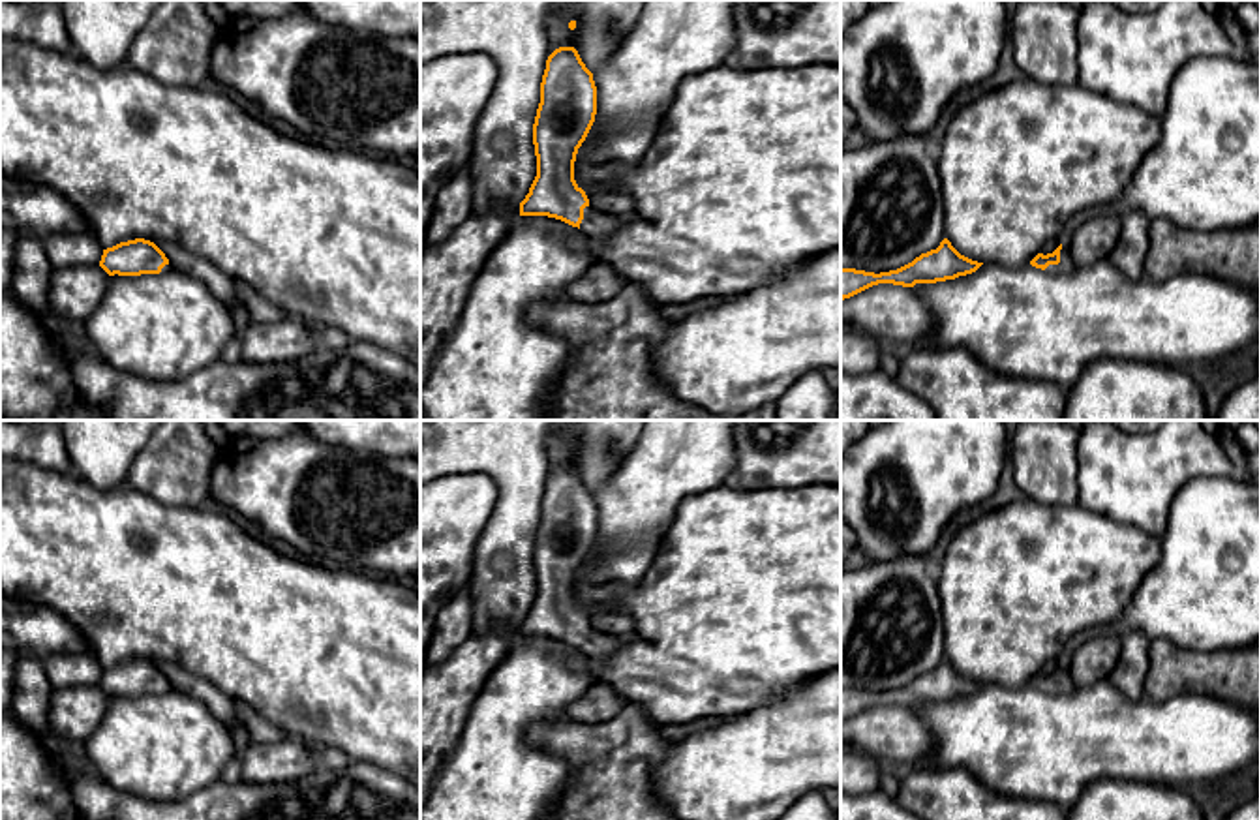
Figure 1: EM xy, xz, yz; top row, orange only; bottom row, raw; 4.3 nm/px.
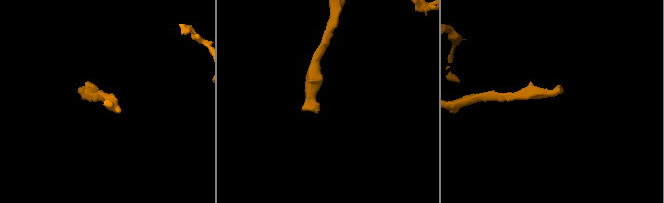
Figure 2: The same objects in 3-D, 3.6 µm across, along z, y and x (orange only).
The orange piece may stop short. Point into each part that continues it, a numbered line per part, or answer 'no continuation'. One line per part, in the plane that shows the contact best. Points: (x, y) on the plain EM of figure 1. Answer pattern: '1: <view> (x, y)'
1: yz (1066, 683)

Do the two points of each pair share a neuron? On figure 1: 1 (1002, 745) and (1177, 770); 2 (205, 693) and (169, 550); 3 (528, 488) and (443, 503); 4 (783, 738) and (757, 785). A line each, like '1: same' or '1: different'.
1: same
2: different
3: different
4: same

